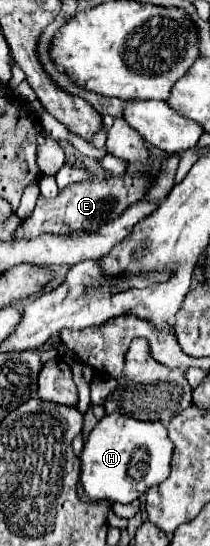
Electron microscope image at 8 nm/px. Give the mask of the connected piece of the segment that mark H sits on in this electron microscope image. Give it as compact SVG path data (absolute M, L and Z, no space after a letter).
M120 412L104 416L82 450L82 484L92 500L128 504L170 476L174 444L162 422L142 422Z

